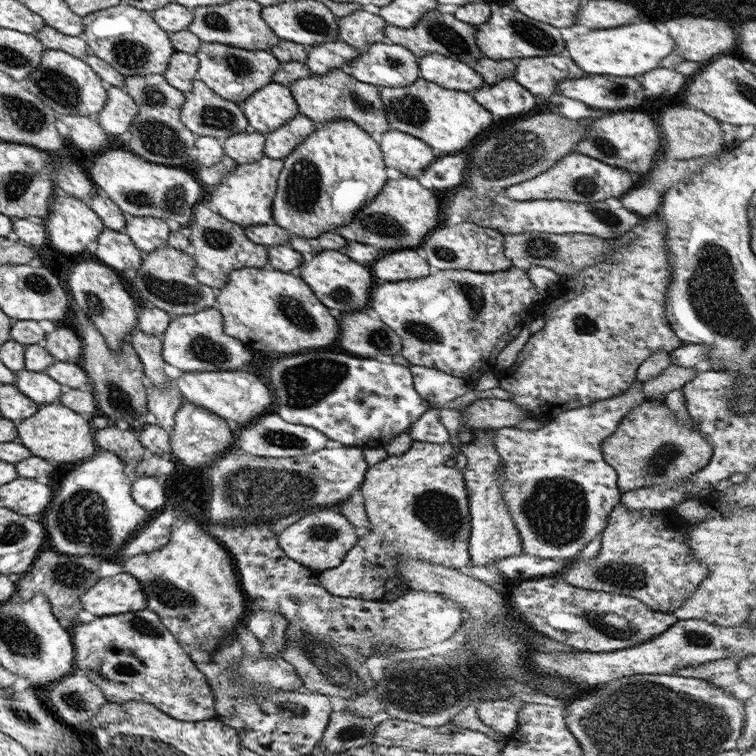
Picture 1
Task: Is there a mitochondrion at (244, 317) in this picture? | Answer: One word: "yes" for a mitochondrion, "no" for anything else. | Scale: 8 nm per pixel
no

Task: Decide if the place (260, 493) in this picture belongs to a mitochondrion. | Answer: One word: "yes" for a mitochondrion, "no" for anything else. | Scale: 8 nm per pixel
yes

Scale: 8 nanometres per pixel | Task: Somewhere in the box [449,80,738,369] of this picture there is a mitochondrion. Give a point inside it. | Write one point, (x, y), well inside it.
(519, 150)

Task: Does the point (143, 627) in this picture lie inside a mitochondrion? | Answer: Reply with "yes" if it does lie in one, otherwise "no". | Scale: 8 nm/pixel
yes

